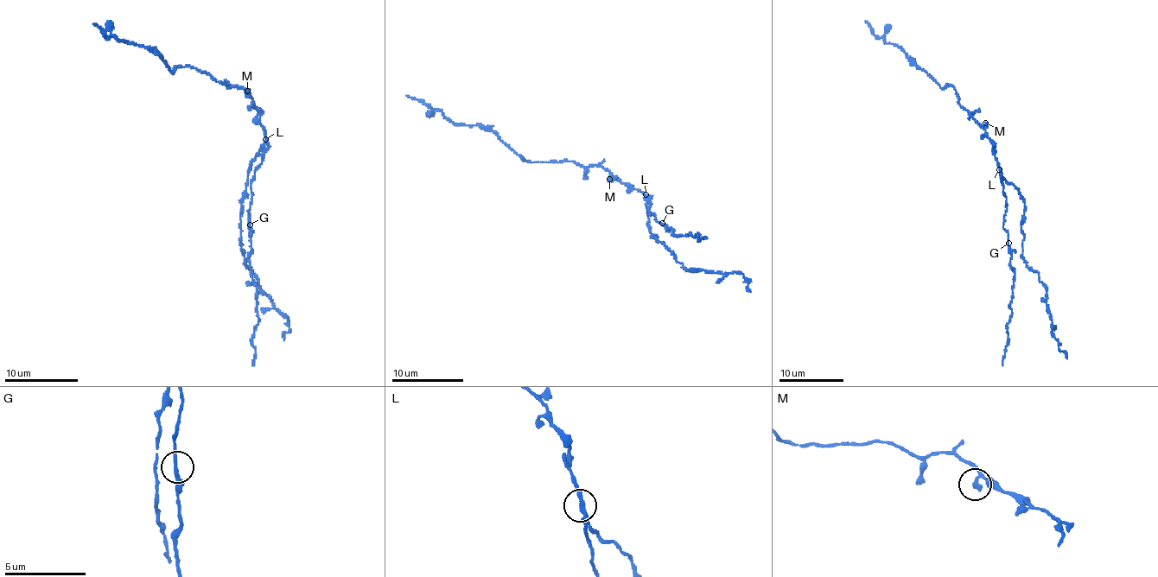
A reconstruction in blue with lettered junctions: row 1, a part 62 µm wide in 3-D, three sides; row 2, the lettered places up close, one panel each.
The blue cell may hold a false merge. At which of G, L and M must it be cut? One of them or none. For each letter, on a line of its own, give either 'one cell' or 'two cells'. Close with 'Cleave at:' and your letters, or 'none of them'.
G: one cell
L: two cells
M: one cell
Cleave at: L

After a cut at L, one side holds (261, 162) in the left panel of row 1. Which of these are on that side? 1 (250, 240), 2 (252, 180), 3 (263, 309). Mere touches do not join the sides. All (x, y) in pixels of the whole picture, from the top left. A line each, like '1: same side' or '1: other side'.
1: same side
2: same side
3: other side

